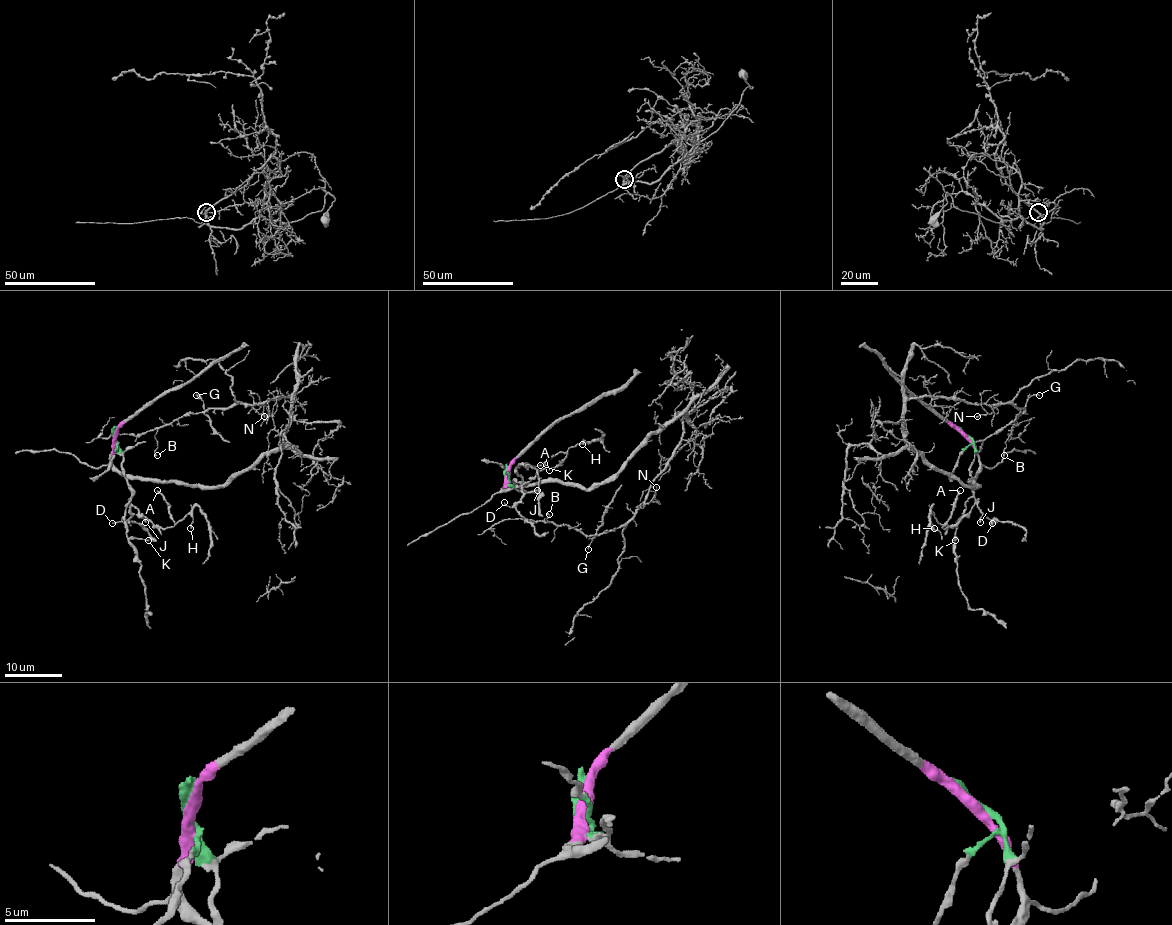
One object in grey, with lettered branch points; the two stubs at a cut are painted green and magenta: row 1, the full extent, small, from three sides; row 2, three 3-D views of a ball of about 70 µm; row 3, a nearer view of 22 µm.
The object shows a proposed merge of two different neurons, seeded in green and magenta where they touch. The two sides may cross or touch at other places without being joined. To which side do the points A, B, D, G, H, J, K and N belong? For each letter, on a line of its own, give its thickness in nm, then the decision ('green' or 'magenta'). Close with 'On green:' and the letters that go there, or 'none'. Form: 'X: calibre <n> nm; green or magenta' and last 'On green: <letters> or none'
A: calibre 180 nm; green
B: calibre 120 nm; magenta
D: calibre 140 nm; green
G: calibre 130 nm; magenta
H: calibre 190 nm; green
J: calibre 280 nm; green
K: calibre 140 nm; green
N: calibre 120 nm; magenta
On green: A, D, H, J, K

